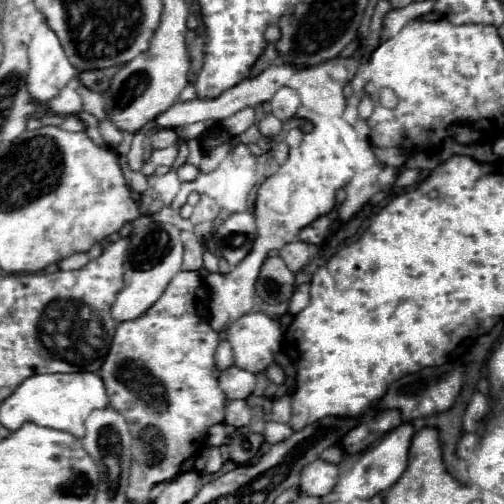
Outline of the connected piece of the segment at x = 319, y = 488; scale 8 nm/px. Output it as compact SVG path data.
M314 460L308 464L300 476L300 490L306 496L326 496L332 492L338 480L338 466L324 462L324 460Z

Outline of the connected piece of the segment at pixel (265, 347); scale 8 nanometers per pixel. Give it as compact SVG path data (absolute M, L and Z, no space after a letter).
M252 312L228 326L228 342L232 344L238 368L262 372L274 362L274 354L280 350L282 330L276 320L262 312Z

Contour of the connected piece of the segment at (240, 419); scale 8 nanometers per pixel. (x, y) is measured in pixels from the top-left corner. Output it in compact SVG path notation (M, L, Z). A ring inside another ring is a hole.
M230 400L226 406L226 414L224 414L224 424L234 426L234 428L244 428L248 426L252 418L252 412L246 404L246 400Z

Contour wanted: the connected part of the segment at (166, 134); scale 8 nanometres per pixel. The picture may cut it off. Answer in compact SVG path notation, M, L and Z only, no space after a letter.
M158 130L152 140L150 140L150 148L152 150L160 150L160 148L168 148L176 144L176 134L172 130Z

